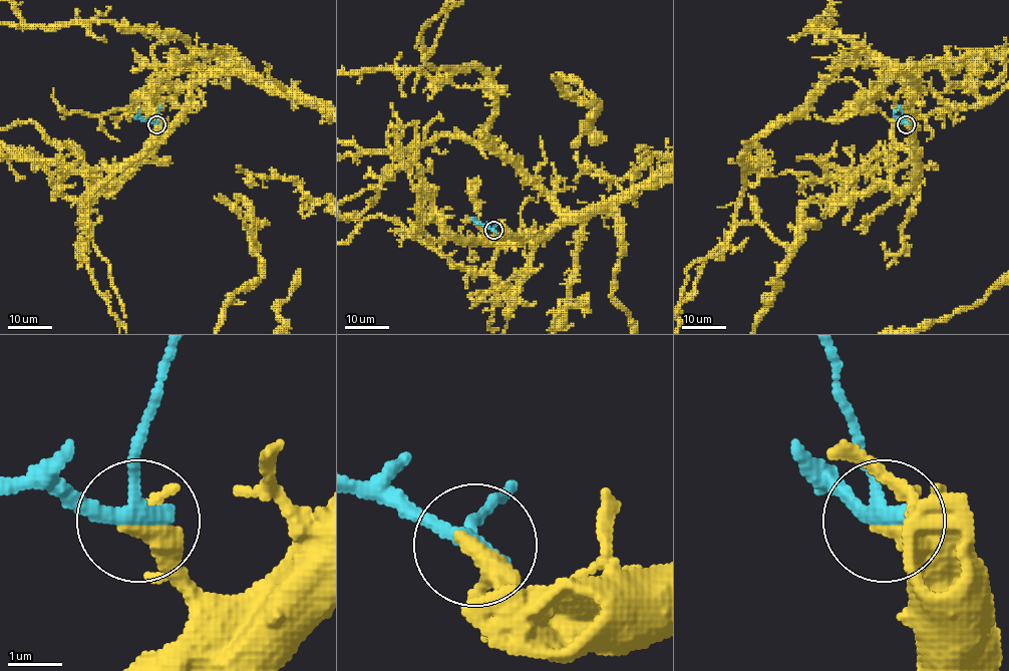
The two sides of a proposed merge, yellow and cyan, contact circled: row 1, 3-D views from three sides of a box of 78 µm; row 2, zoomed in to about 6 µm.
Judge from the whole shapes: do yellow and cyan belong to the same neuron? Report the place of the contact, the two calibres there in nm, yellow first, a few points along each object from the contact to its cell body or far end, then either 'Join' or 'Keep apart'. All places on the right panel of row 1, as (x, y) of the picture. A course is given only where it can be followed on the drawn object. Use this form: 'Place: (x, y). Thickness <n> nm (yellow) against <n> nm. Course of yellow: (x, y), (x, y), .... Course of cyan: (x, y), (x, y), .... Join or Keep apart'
Place: (906, 124). Thickness 300 nm (yellow) against 280 nm. Course of yellow: (906, 124), (914, 82), (897, 74), (824, 156), (800, 239). Course of cyan: (906, 123), (897, 118), (897, 109). Join

